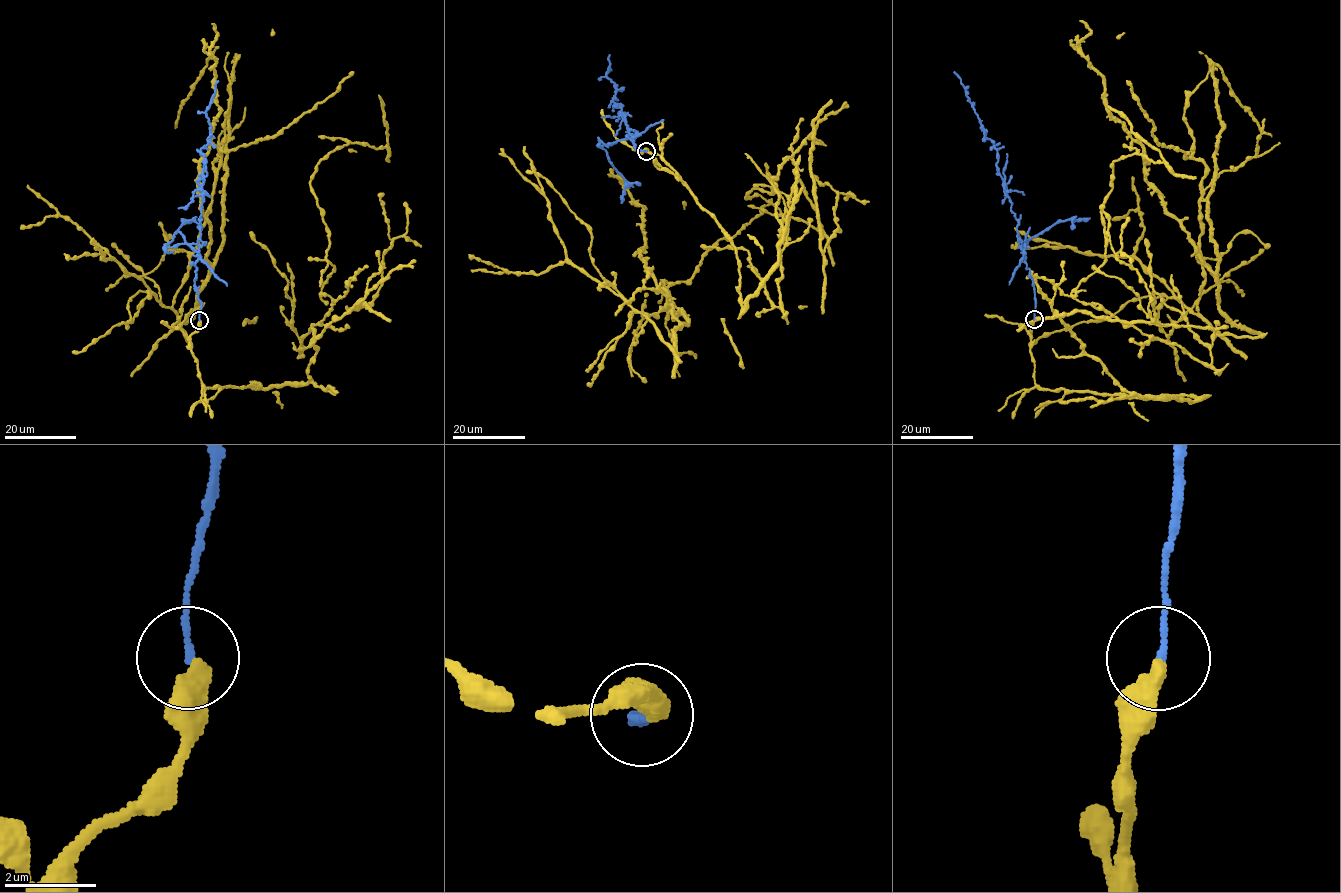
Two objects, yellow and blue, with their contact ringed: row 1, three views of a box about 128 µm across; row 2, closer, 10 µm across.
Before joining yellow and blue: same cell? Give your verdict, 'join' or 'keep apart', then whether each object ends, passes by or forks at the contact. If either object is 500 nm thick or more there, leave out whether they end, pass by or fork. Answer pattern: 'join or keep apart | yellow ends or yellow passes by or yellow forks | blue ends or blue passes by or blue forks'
keep apart | yellow ends | blue ends

